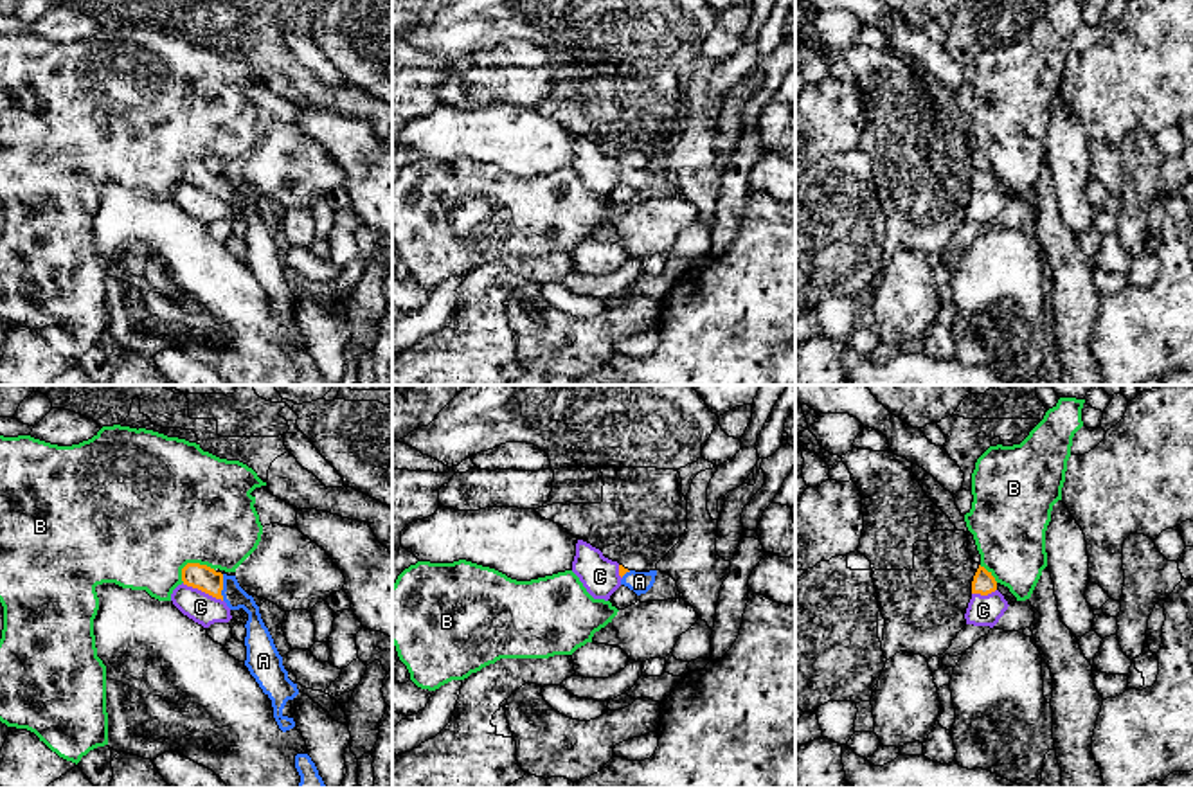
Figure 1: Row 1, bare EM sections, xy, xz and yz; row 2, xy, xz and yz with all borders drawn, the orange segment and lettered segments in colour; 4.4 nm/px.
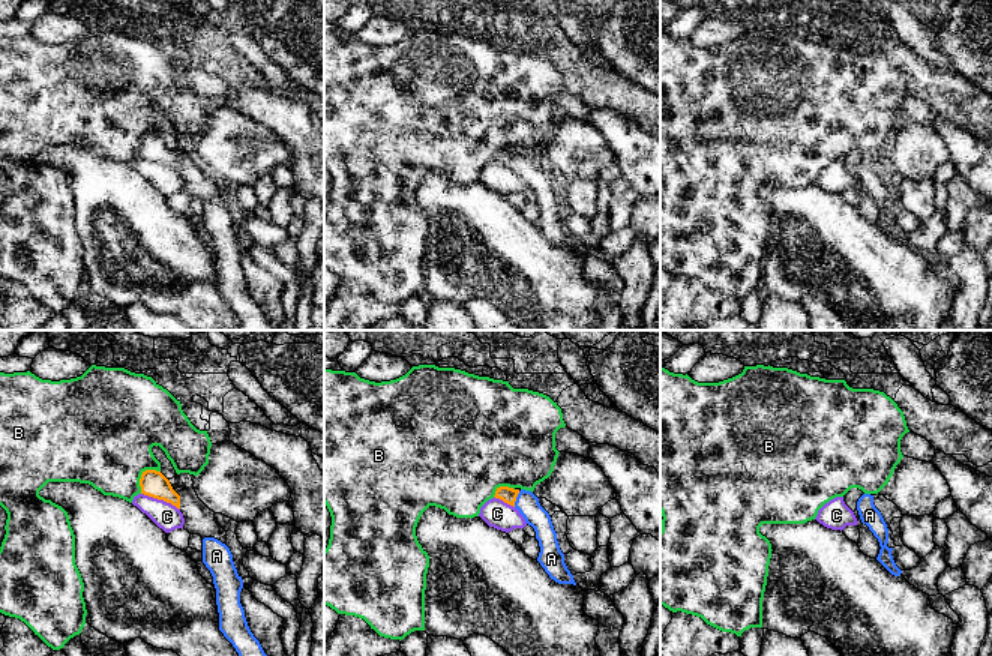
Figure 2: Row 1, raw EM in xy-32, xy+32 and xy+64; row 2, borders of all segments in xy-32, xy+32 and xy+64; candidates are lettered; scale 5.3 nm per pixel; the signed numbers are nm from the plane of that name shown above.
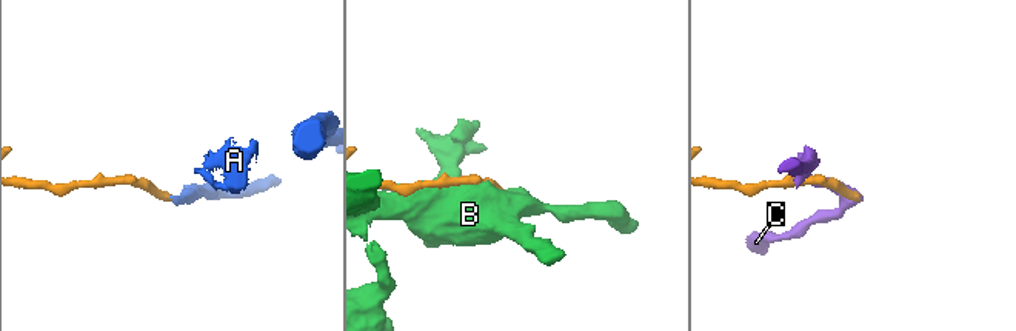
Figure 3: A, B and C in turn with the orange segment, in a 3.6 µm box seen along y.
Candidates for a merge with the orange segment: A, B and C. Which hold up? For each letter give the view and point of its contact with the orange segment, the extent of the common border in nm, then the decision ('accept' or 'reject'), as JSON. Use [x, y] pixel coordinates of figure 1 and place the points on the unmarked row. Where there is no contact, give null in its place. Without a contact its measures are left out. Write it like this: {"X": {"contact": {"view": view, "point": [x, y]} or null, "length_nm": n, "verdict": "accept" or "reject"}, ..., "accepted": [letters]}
{"A": {"contact": {"view": "xy", "point": [222, 184]}, "length_nm": 120, "verdict": "accept"}, "B": {"contact": {"view": "xy", "point": [193, 161]}, "length_nm": 170, "verdict": "reject"}, "C": {"contact": {"view": "xy", "point": [202, 188]}, "length_nm": 200, "verdict": "reject"}, "accepted": ["A"]}

